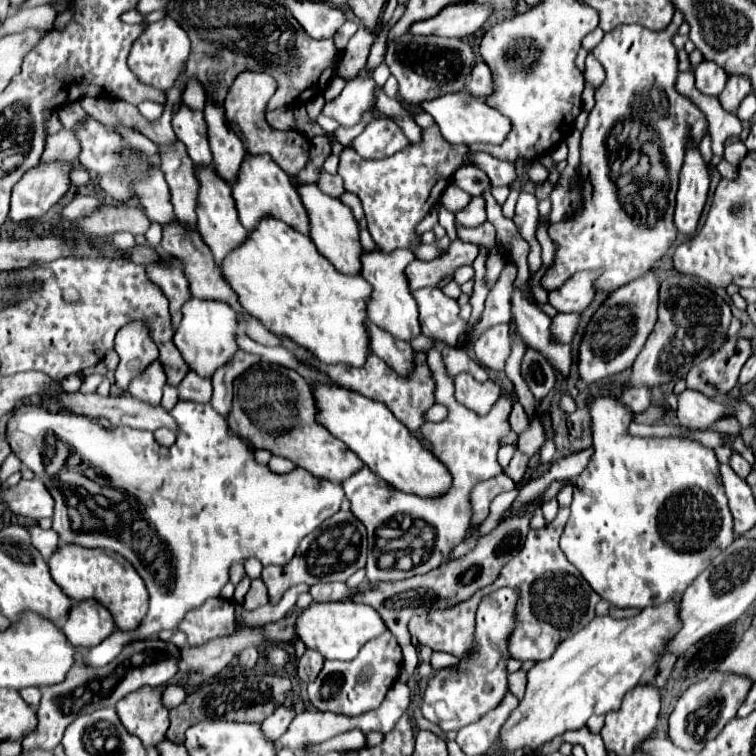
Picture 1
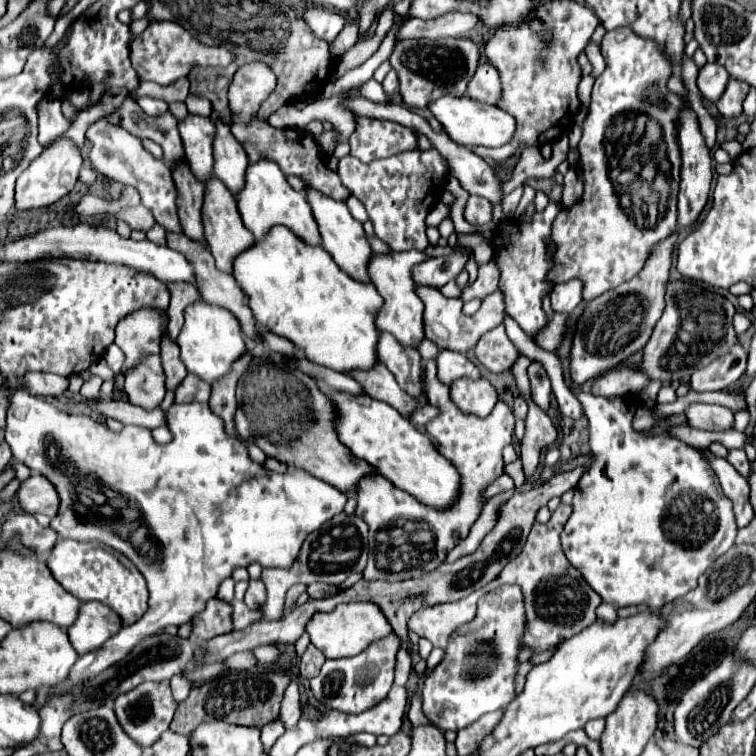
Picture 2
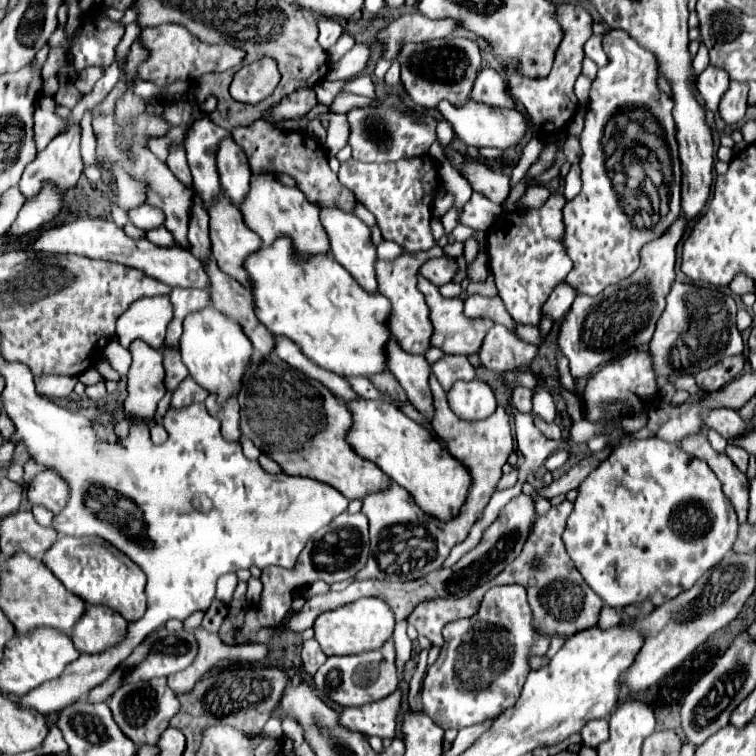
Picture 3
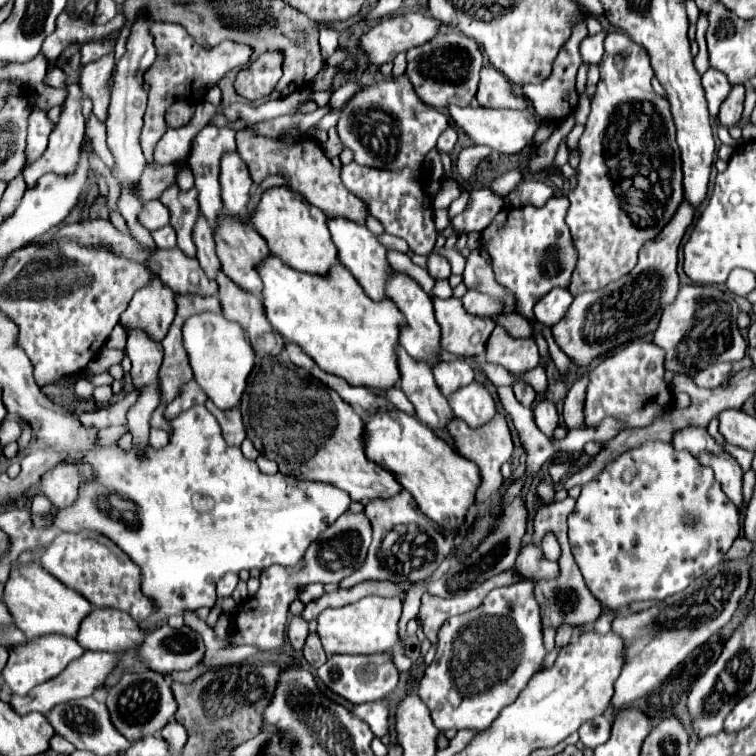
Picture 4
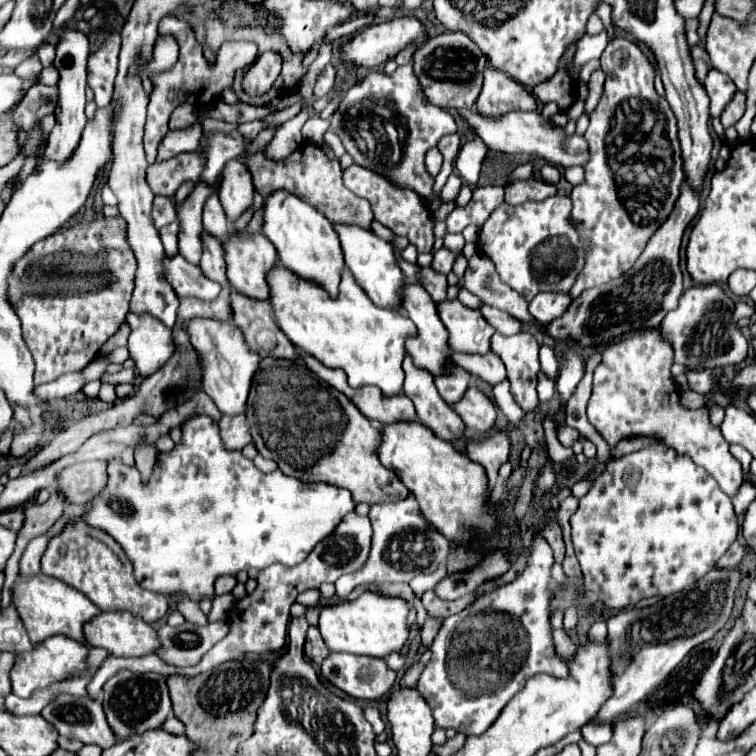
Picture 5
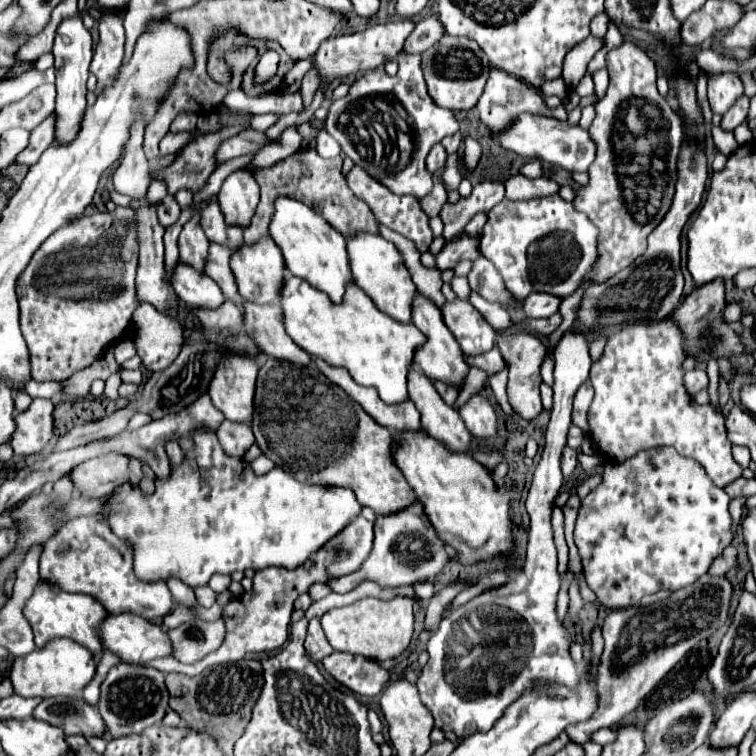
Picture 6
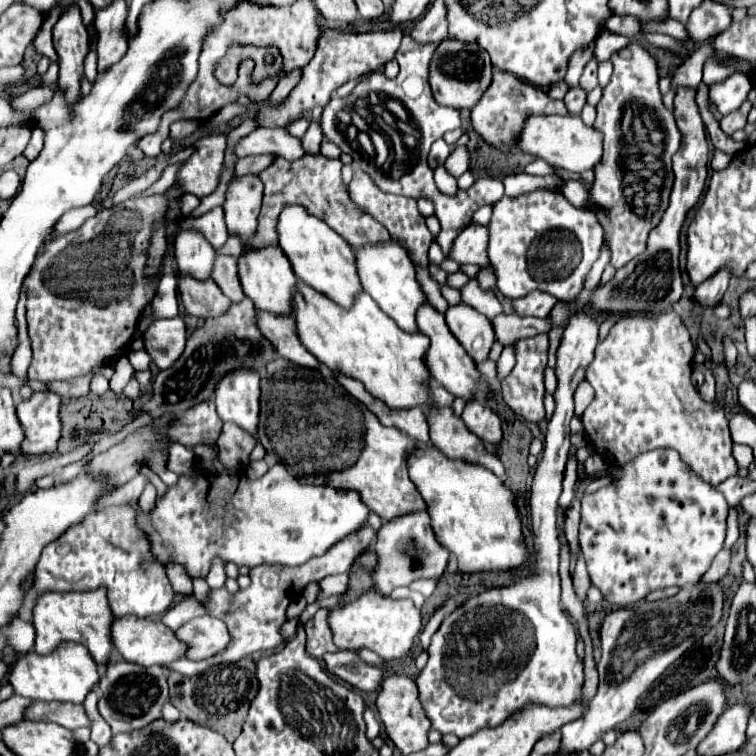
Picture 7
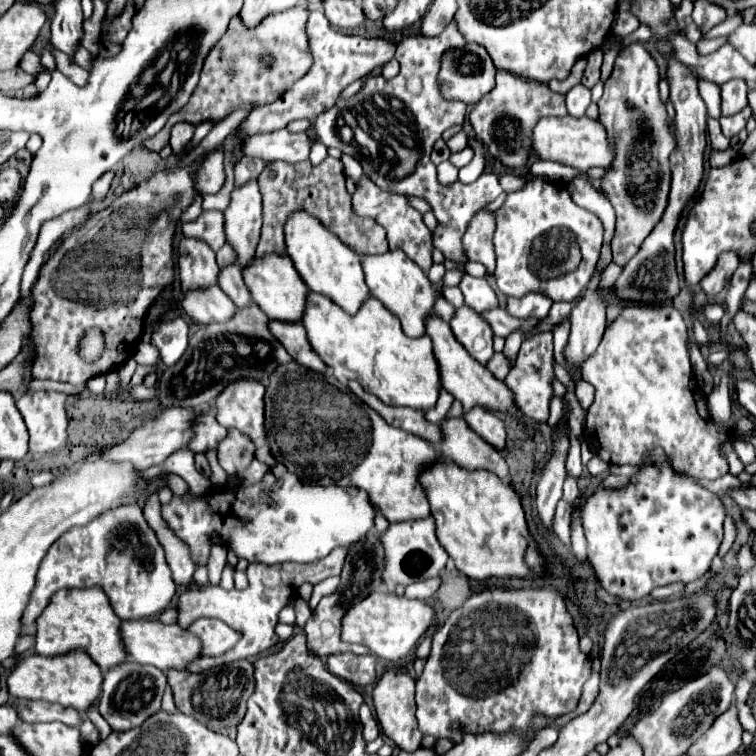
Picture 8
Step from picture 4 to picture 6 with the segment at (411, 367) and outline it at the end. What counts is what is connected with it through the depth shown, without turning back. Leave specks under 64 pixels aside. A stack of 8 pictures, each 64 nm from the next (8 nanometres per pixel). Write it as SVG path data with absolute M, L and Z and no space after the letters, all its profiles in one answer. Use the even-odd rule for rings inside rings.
M412 368L408 372L408 394L412 394L410 400L420 410L422 426L432 438L444 442L452 452L464 452L470 446L472 434L456 408L444 404L440 394L436 394L432 380L422 374L422 370Z

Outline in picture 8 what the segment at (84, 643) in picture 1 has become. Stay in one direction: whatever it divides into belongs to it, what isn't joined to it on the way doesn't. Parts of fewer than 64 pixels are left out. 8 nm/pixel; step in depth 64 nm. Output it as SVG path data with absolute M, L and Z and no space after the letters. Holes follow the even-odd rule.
M124 620L120 628L120 636L124 642L124 650L128 650L128 658L132 662L140 662L144 666L156 666L160 670L184 670L190 660L196 660L200 654L200 640L178 624L162 624L160 620Z

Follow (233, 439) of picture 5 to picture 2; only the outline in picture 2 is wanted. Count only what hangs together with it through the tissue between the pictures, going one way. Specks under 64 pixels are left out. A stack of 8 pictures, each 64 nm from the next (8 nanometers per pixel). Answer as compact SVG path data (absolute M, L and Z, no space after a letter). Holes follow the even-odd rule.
M246 354L244 358L238 358L236 366L232 366L232 374L228 374L228 378L222 378L220 382L212 384L212 396L208 400L212 412L218 414L226 422L226 432L232 436L236 434L236 430L234 430L234 410L236 410L234 388L236 388L236 380L244 374L244 366L248 362L252 362L250 354Z

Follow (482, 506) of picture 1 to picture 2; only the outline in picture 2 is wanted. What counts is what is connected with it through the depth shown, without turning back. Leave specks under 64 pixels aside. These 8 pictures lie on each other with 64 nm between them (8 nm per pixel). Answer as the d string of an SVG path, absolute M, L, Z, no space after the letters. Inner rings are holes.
M502 474L502 476L498 476L492 484L488 484L488 486L482 490L482 502L486 504L492 496L502 494L502 492L512 490L512 488L514 488L514 480L512 480L508 474Z

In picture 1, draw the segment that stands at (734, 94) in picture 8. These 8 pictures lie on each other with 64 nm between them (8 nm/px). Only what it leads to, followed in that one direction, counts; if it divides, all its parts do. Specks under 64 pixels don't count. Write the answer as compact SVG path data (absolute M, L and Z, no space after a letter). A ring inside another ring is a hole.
M708 60L700 62L694 68L694 74L696 74L696 88L708 96L718 96L724 90L726 80L728 80L728 74L724 72L724 68L720 68L720 66L716 66L716 62L708 62Z

